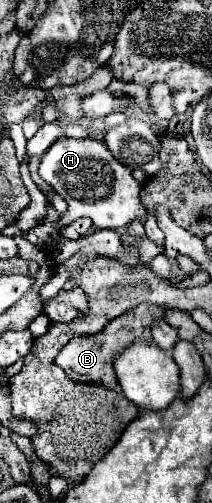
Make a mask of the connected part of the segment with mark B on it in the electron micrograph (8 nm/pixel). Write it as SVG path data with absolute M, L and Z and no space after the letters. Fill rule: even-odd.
M140 303L138 307L122 313L118 319L112 319L98 335L92 337L78 337L72 339L58 355L56 363L66 371L66 375L74 381L94 381L94 383L102 383L108 389L118 389L118 383L114 379L114 371L110 367L110 359L114 353L122 351L124 347L128 347L134 339L146 339L152 341L150 335L150 321L156 317L166 315L166 309L154 303Z

